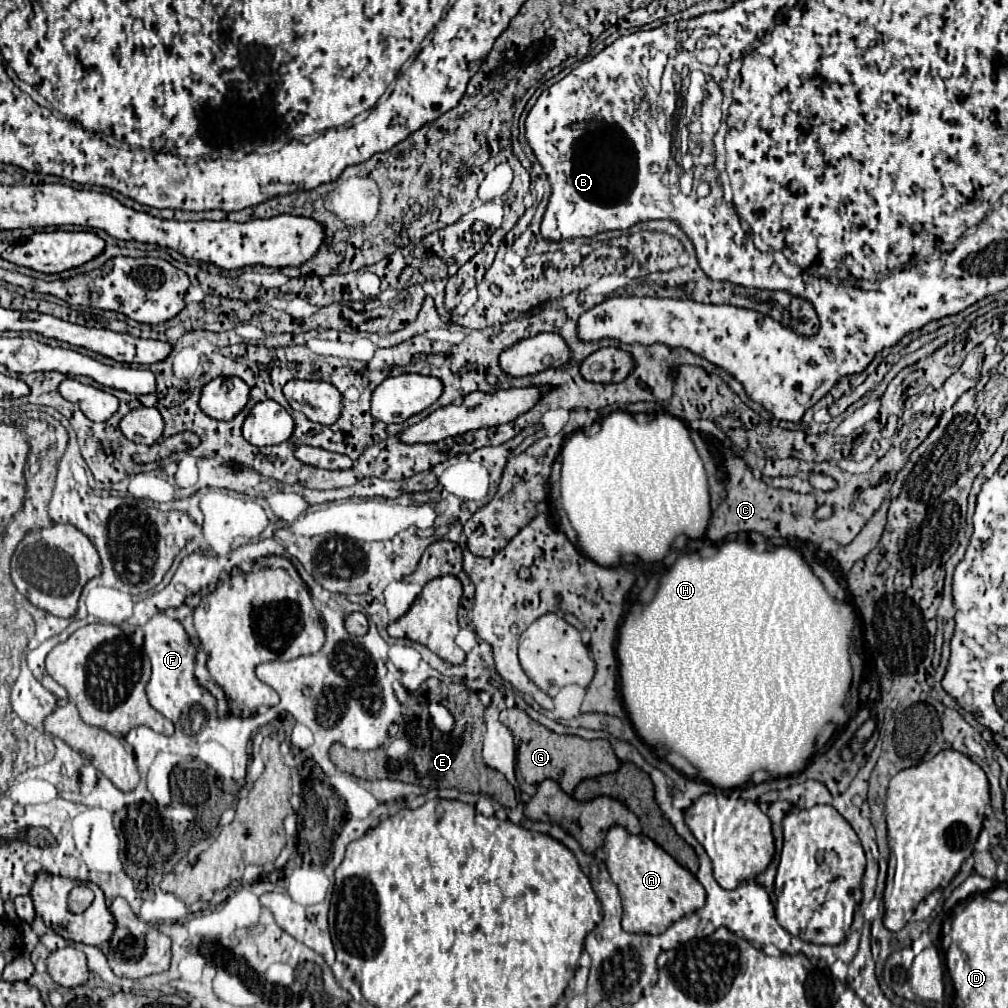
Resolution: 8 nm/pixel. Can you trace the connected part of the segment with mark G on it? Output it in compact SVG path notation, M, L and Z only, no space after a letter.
M512 707L500 713L500 721L514 733L516 741L516 779L520 787L526 785L538 785L544 779L560 779L562 777L562 789L572 795L574 787L588 777L598 777L604 773L612 773L620 767L618 757L614 755L614 749L608 739L582 739L576 735L558 735L550 731L548 727L536 723L526 715L526 711Z

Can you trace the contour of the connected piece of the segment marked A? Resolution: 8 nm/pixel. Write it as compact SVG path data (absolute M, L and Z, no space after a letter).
M612 827L604 841L606 867L616 883L622 905L622 929L628 933L648 933L660 935L674 921L690 911L700 909L706 903L706 891L698 879L678 865L660 845L656 845L646 835L632 835L624 827Z

